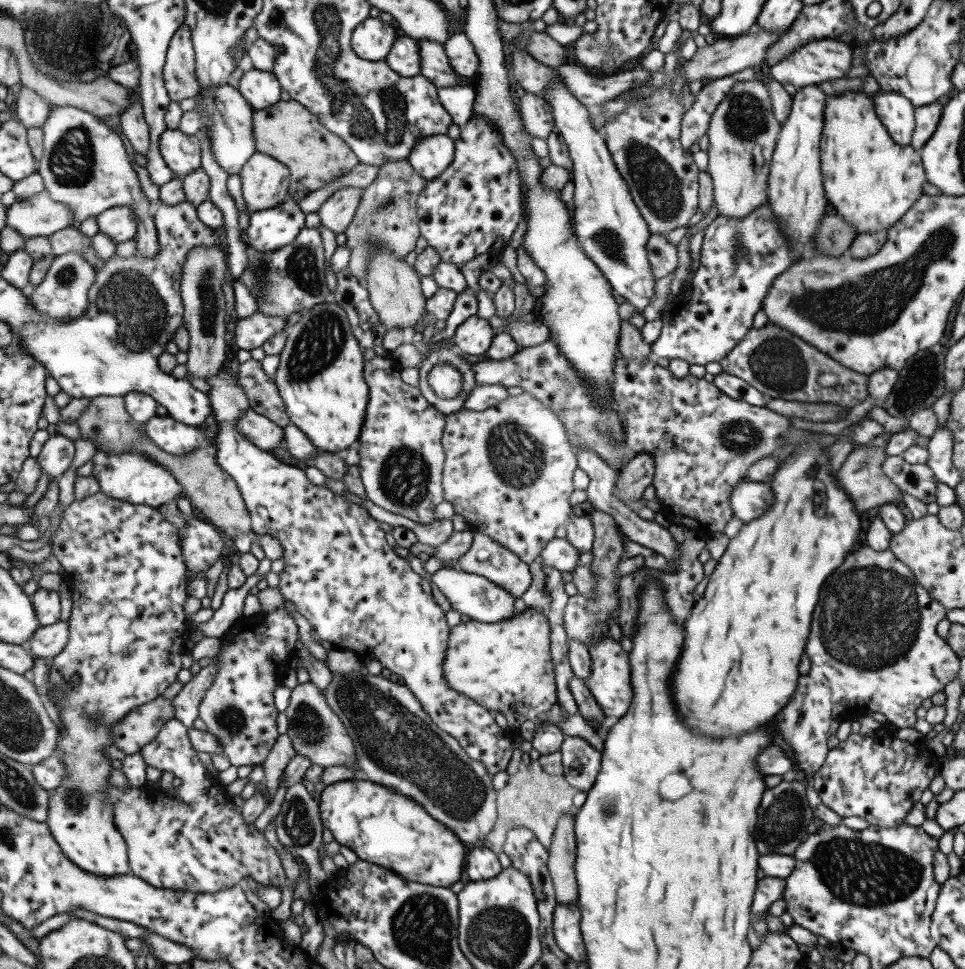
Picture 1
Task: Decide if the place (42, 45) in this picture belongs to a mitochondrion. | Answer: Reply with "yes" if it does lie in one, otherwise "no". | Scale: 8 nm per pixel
yes

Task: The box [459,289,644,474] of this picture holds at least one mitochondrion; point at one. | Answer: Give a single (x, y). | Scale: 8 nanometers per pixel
(567, 382)

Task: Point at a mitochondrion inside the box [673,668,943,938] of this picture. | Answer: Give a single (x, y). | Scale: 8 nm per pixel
(862, 872)

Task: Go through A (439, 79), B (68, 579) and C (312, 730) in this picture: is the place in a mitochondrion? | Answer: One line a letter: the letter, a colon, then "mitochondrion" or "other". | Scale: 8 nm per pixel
A: other
B: other
C: mitochondrion

